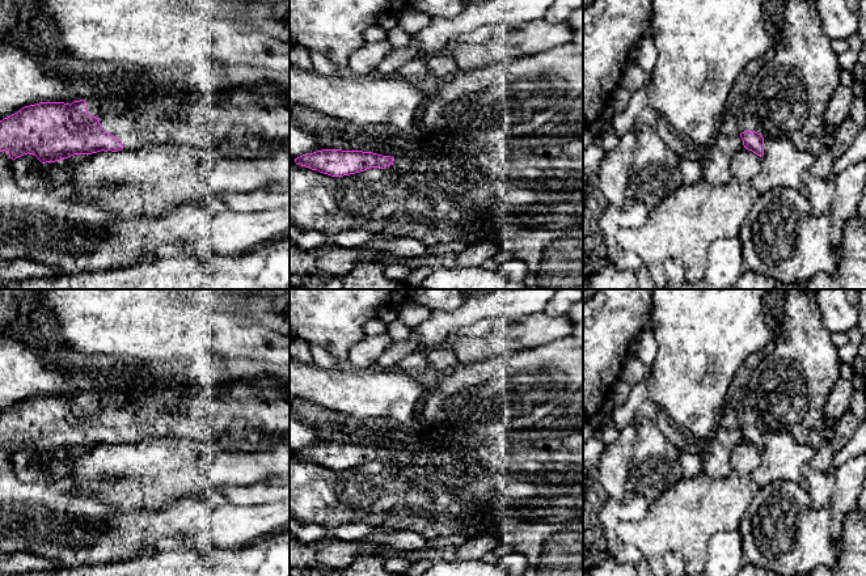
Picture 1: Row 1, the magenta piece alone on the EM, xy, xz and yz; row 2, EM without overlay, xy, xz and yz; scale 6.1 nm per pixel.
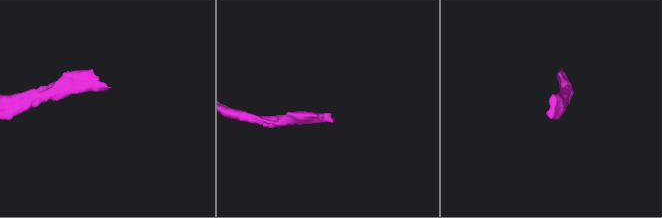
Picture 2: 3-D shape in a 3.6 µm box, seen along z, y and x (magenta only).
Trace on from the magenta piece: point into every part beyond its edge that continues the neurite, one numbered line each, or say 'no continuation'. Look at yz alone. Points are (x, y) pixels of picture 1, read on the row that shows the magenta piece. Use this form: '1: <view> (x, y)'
1: yz (750, 122)

